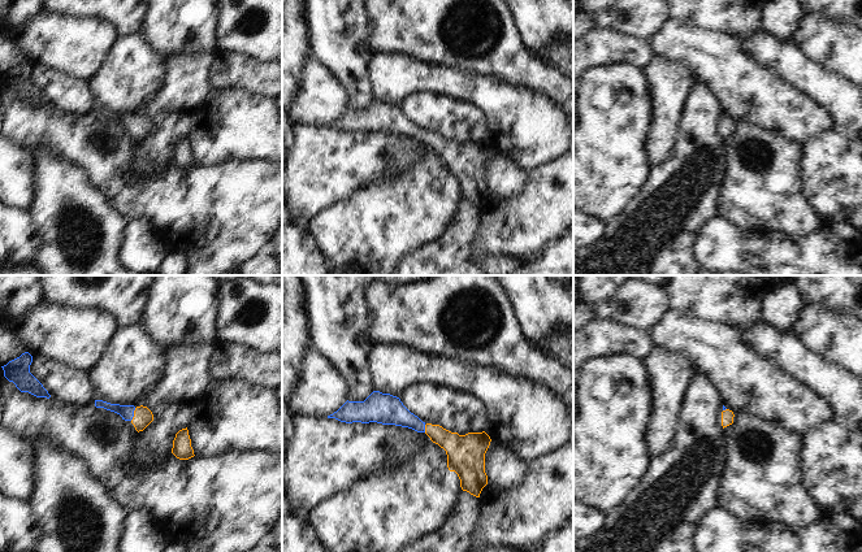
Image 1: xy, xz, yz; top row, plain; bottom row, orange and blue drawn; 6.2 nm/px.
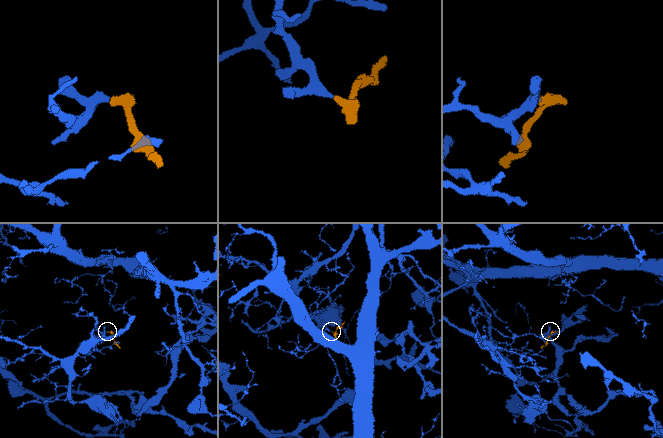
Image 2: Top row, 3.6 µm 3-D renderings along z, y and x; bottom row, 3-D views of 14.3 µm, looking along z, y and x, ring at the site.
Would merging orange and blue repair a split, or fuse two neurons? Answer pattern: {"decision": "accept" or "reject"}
{"decision": "accept"}

